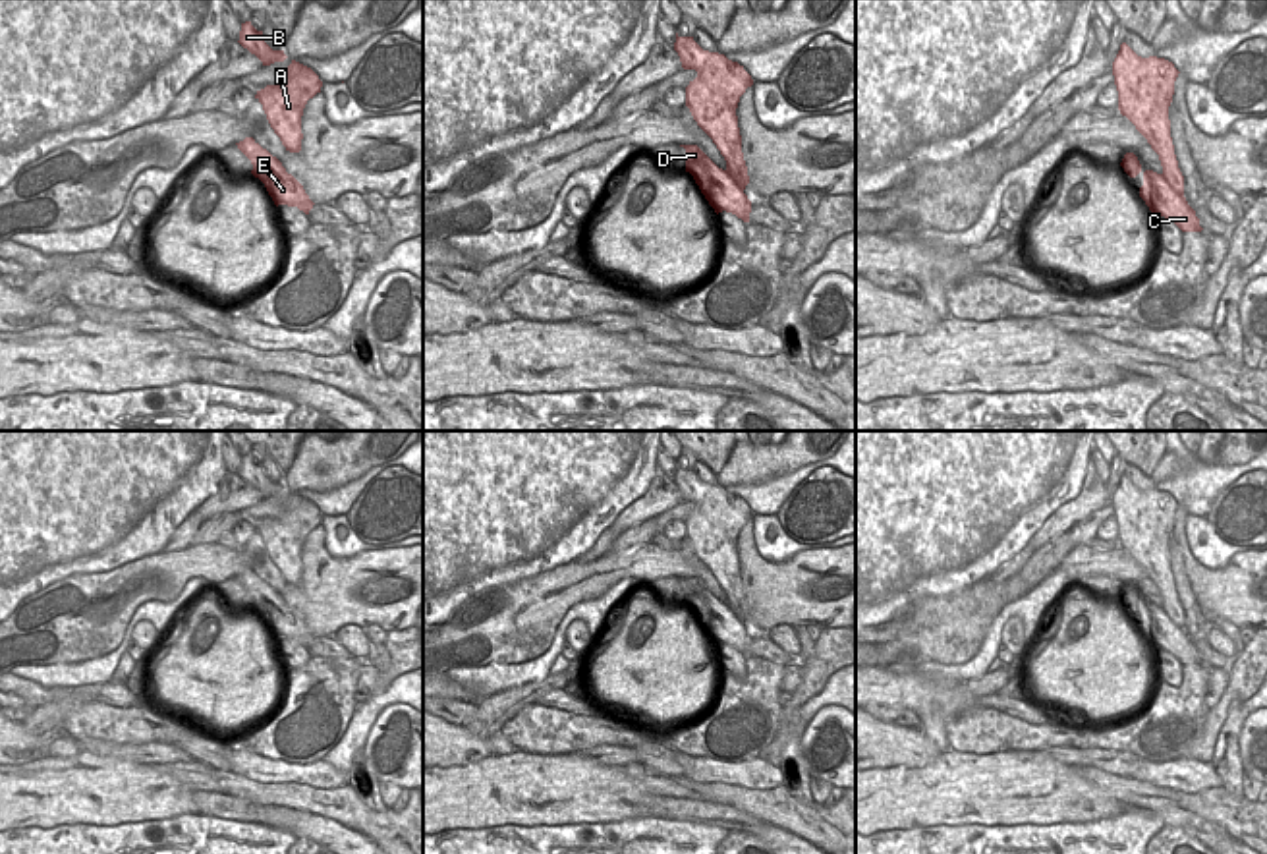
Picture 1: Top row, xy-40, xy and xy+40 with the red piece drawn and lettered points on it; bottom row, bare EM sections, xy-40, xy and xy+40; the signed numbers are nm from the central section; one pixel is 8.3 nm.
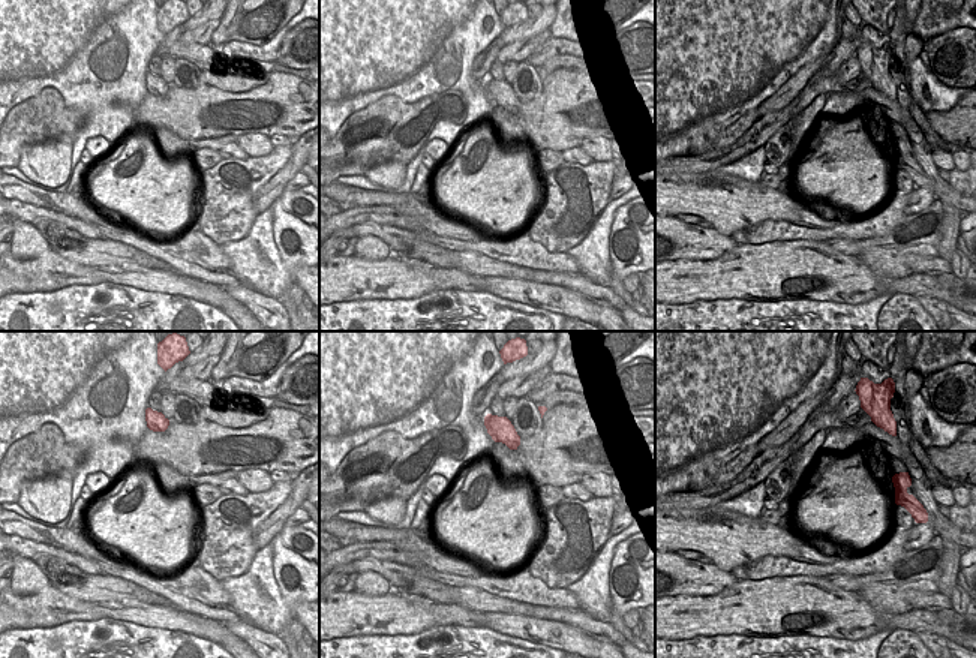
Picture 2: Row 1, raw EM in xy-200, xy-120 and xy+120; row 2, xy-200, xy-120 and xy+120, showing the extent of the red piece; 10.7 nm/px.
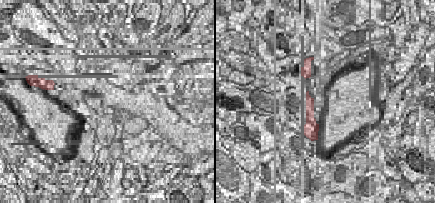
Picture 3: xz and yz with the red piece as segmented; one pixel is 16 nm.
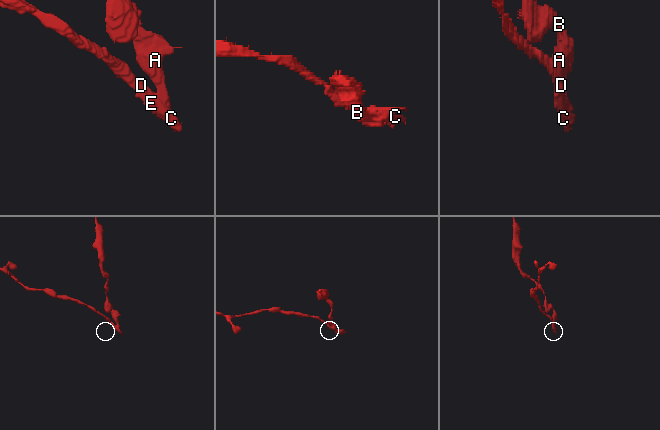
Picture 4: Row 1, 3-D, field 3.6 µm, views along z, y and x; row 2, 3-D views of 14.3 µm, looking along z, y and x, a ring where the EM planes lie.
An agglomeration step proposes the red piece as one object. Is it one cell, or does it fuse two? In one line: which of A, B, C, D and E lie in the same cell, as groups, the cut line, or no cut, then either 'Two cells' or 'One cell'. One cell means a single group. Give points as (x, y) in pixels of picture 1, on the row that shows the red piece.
Groups: A B / C D E. Split along xy+40 (1161, 174), (1173, 188), (1182, 190). Two cells.

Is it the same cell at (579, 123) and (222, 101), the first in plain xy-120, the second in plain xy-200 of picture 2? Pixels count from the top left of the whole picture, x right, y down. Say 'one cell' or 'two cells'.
one cell

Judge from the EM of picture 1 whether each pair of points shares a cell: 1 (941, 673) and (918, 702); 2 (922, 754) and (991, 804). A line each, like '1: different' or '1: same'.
1: different
2: different

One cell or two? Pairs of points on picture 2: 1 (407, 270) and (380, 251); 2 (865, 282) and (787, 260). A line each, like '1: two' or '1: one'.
1: two
2: one

